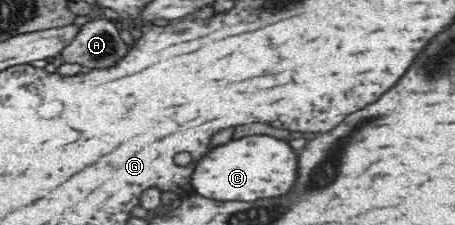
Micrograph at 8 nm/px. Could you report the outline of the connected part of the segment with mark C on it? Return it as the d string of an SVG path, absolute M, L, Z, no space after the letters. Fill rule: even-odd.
M250 136L250 138L230 140L226 144L210 148L196 162L194 174L190 174L190 184L192 184L192 190L196 194L200 194L204 198L210 198L210 200L252 202L252 200L258 200L258 198L270 198L270 196L284 194L292 186L294 178L296 178L296 154L292 152L292 148L286 142L276 140L272 136Z

